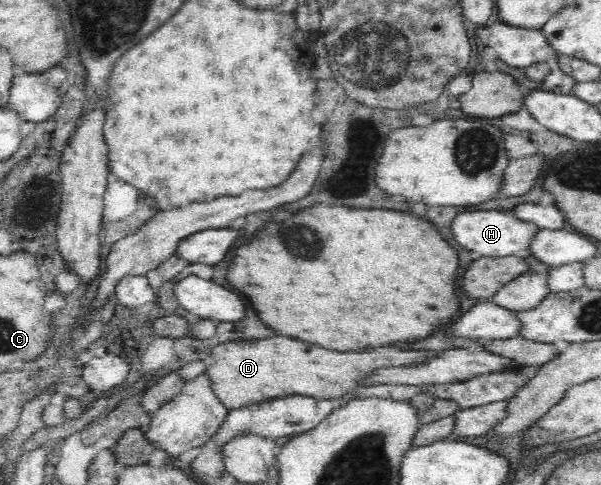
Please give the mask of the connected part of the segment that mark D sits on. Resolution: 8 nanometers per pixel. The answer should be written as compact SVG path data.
M277 335L277 337L271 337L271 339L249 339L249 341L241 341L241 343L237 343L237 341L233 340L216 343L212 347L209 357L205 360L206 366L203 374L208 377L210 388L215 394L215 397L228 409L228 411L233 411L235 409L249 407L249 405L255 405L255 403L263 403L263 401L267 401L267 399L285 397L287 395L306 395L323 399L349 397L351 391L361 389L362 383L360 383L360 379L363 376L366 376L365 373L369 373L372 369L414 364L415 362L422 362L431 356L432 352L423 351L422 349L420 351L415 351L411 349L399 349L399 347L369 347L369 349L357 349L357 351L353 351L353 349L349 349L349 351L331 351L331 349L321 349L321 347L317 347L317 345L311 347L311 345L303 343L303 341L297 341L297 339L291 339L291 337L285 337L285 335Z

